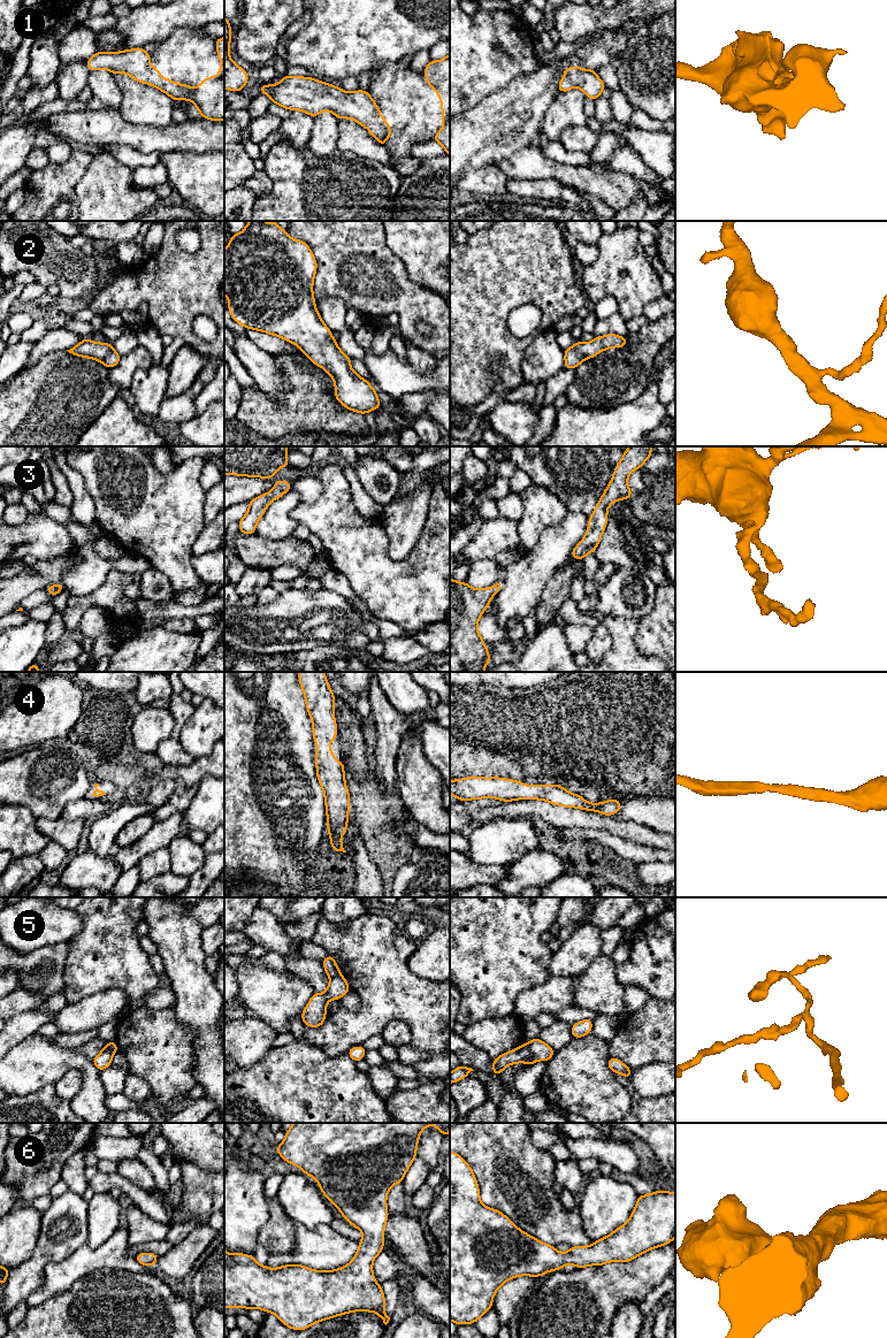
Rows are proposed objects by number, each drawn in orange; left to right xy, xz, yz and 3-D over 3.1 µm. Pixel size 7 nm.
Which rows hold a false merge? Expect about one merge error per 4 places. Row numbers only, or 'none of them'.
5

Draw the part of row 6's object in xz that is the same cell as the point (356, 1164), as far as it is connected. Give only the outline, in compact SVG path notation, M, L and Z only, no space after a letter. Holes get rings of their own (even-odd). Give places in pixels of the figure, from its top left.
M293 1123L275 1150L284 1161L300 1168L305 1175L316 1180L326 1198L338 1208L350 1224L362 1232L362 1239L352 1261L330 1271L319 1271L300 1264L269 1269L267 1264L260 1266L253 1255L229 1255L224 1249L224 1307L259 1308L265 1313L273 1313L284 1325L298 1331L351 1312L376 1313L387 1325L390 1317L384 1312L384 1293L381 1284L375 1282L372 1267L375 1257L384 1248L384 1228L389 1217L387 1195L395 1184L403 1183L406 1171L416 1157L419 1137L430 1124L443 1136L450 1133L450 1123Z

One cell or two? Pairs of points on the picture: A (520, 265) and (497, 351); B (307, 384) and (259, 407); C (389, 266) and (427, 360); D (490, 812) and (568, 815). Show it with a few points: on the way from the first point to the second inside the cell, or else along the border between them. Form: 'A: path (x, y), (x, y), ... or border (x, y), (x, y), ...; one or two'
A: path (498, 287), (497, 329); one
B: path (296, 396), (284, 407), (270, 407); one
C: border (404, 338), (435, 357); two
D: path (510, 810), (544, 810), (549, 813); one

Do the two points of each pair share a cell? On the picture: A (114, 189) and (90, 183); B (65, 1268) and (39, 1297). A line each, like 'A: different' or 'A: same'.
A: same
B: same

